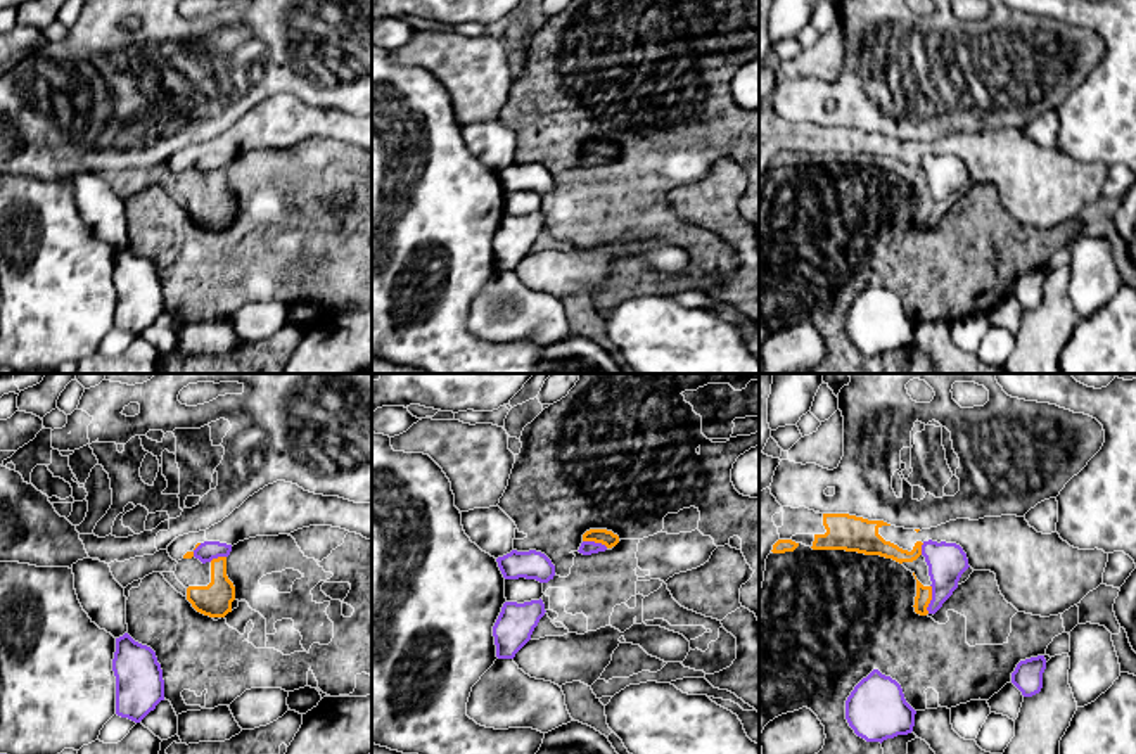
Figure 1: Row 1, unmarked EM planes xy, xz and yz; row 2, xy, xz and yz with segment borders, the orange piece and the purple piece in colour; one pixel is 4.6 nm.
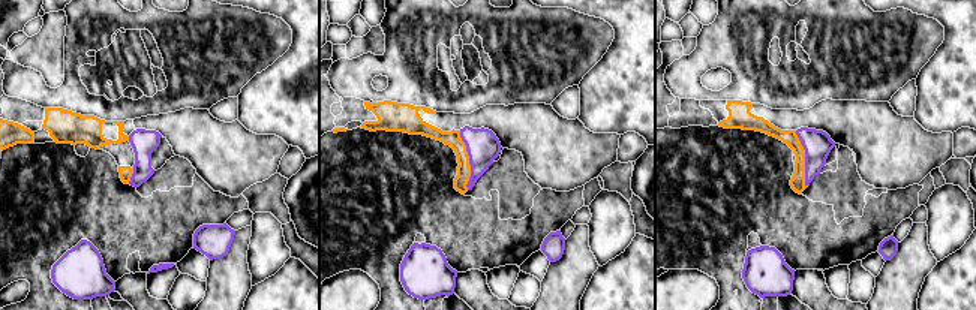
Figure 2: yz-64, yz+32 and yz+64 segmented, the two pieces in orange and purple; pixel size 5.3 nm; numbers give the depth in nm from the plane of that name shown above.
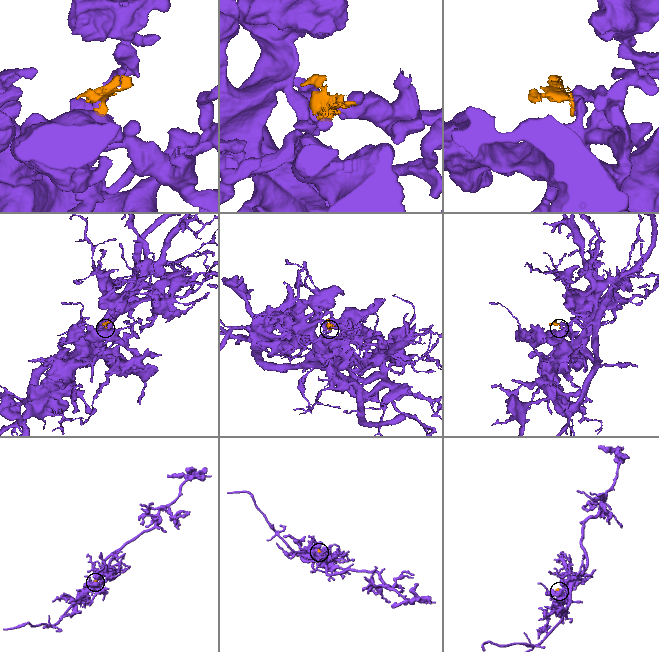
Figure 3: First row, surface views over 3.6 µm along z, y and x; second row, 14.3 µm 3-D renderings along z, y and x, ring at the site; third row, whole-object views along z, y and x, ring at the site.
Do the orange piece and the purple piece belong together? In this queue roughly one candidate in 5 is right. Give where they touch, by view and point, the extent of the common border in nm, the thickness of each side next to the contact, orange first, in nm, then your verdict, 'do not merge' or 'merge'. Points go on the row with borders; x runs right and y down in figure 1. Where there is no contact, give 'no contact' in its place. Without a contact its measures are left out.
meets orange in yz at (931, 599); contact 140 nm long; 80 nm thick on the orange side, 180 nm on the other; do not merge

